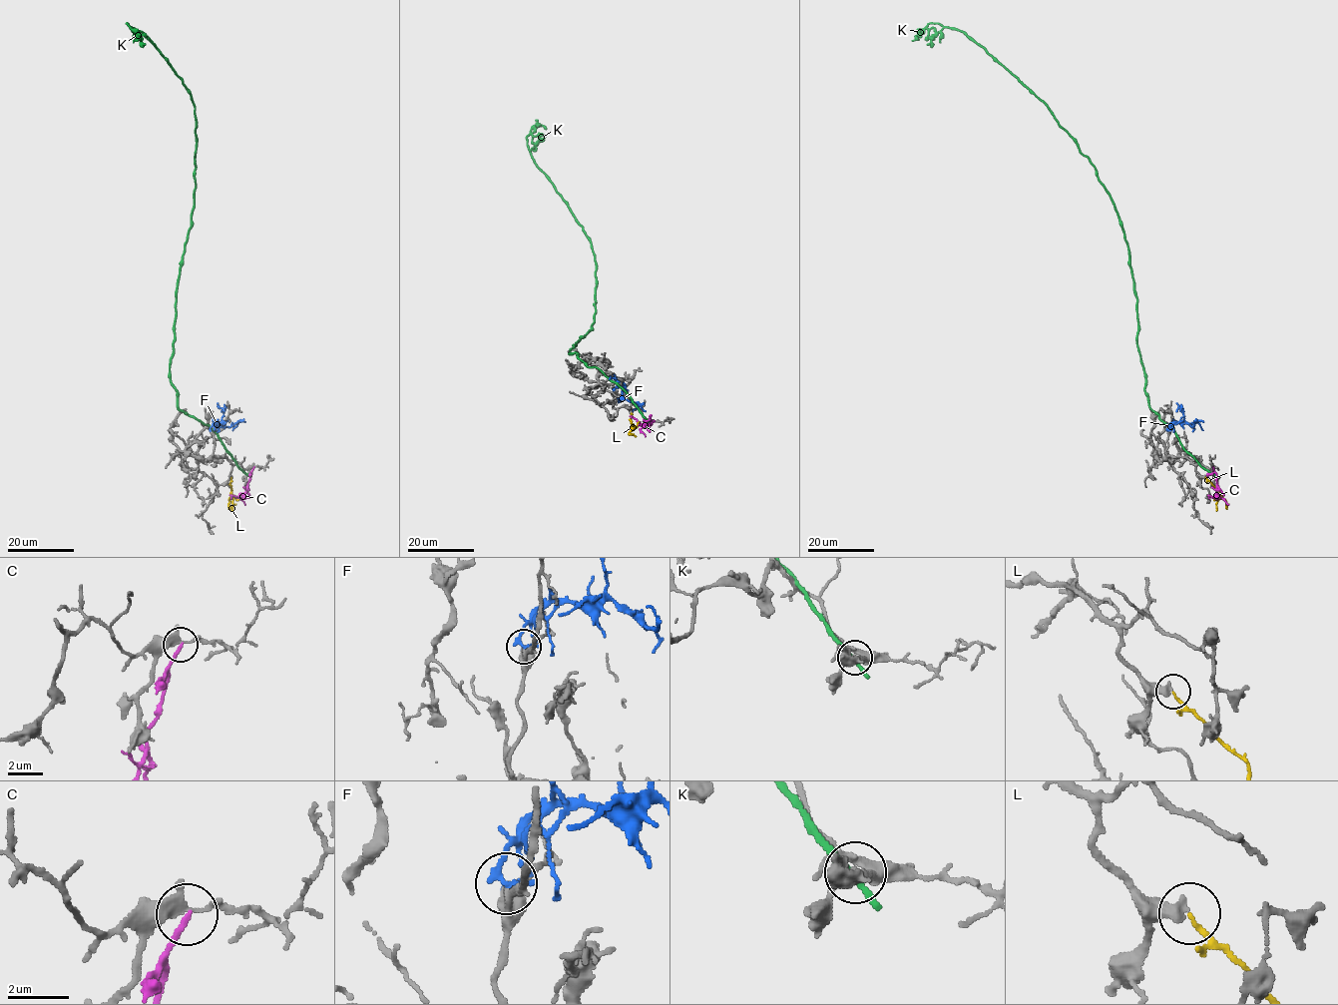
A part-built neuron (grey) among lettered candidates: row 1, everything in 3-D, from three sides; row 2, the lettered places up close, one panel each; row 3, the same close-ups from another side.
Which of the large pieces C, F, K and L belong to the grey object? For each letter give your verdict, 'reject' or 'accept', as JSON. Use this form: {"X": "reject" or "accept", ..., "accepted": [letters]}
{"C": "reject", "F": "reject", "K": "reject", "L": "accept", "accepted": ["L"]}

